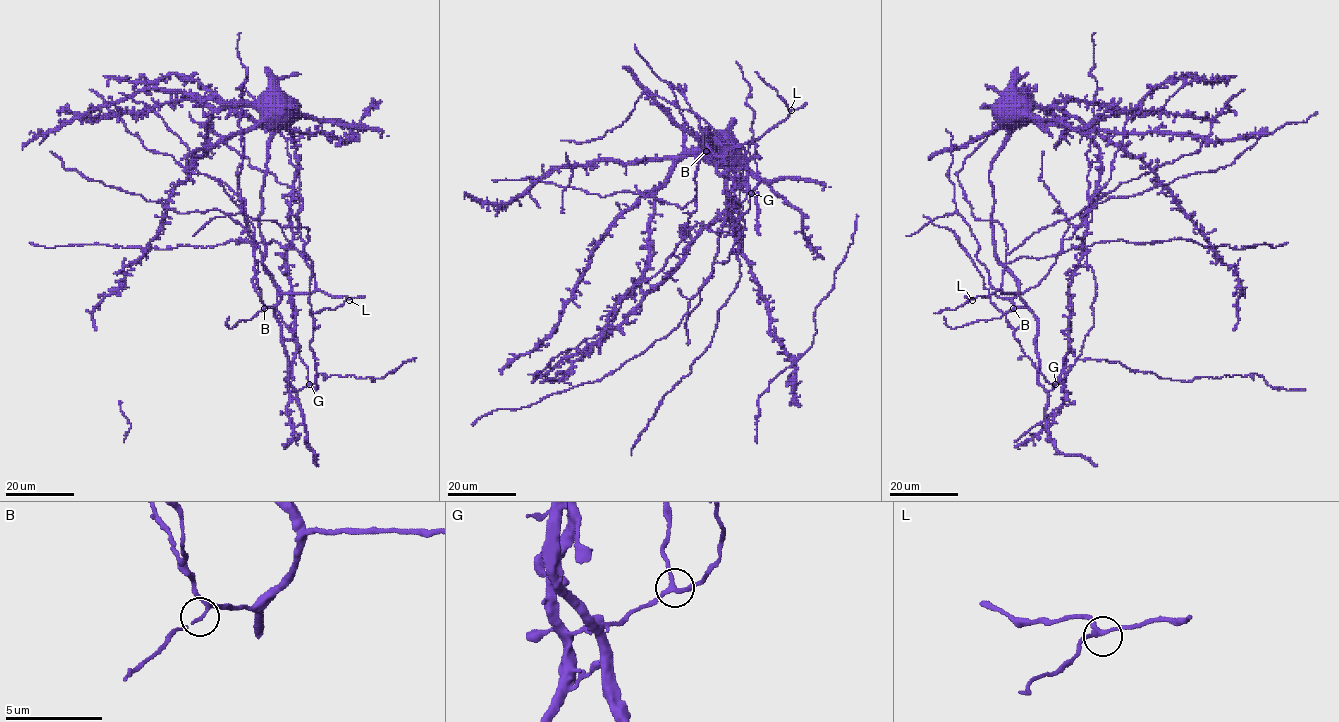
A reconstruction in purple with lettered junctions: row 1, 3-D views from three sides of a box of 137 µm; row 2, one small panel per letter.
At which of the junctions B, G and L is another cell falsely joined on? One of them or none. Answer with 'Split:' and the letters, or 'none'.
Split: none

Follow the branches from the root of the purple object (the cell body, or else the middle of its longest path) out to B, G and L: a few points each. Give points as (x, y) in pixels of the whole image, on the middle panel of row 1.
B: (718, 141), (713, 145), (709, 129), (701, 130), (706, 133), (705, 144), (723, 159), (716, 163), (705, 151)
G: (718, 141), (713, 145), (709, 129), (701, 130), (706, 133), (705, 144), (723, 156), (717, 171), (751, 193)
L: (718, 141), (713, 145), (709, 129), (701, 130), (706, 133), (705, 144), (723, 156), (760, 138), (791, 110)

